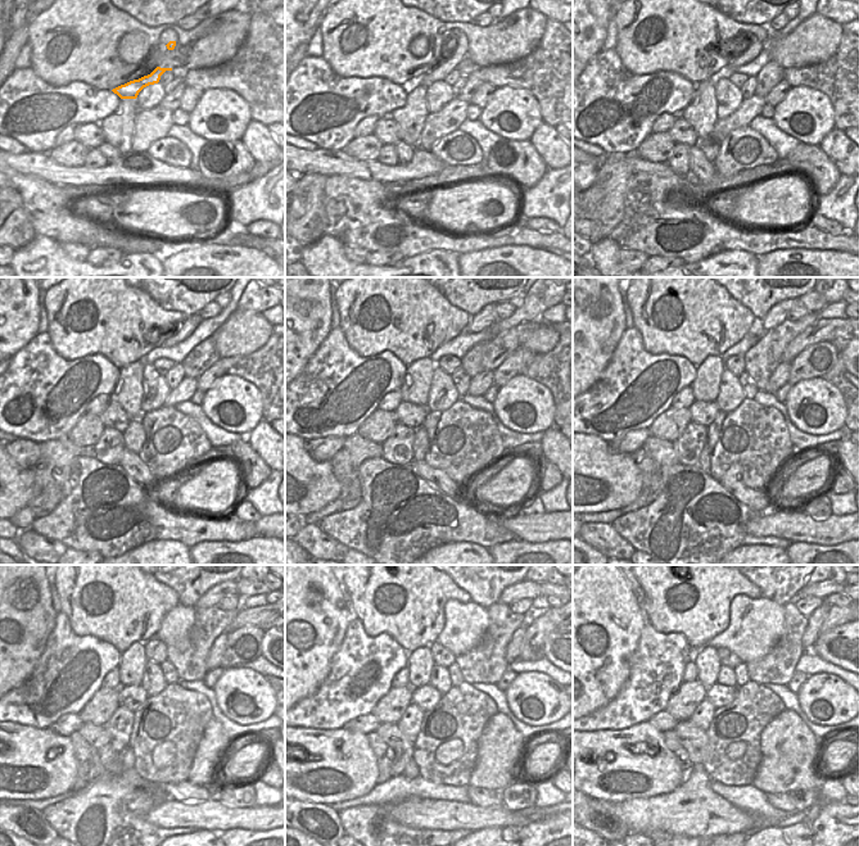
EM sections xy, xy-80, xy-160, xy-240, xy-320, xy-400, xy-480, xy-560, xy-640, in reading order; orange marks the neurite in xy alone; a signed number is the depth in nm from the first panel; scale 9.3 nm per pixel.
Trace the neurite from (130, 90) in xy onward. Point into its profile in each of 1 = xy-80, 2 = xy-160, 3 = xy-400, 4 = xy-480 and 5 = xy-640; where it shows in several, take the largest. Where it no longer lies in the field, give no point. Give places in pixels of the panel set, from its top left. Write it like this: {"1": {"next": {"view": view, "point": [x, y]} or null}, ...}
{"1": {"next": {"view": "xy-80", "point": [450, 64]}}, "2": {"next": {"view": "xy-160", "point": [755, 46]}}, "3": {"next": {"view": "xy-400", "point": [778, 313]}}, "4": {"next": {"view": "xy-480", "point": [212, 597]}}, "5": {"next": {"view": "xy-640", "point": [822, 591]}}}

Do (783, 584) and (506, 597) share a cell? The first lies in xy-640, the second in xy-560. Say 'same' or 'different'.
different

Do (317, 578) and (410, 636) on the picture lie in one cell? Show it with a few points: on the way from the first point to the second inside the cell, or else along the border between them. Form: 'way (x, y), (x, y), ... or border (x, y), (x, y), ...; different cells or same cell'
border (349, 606), (356, 618); different cells

